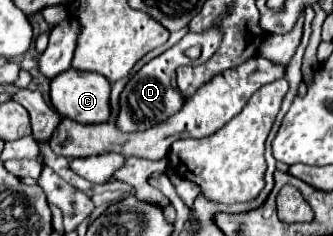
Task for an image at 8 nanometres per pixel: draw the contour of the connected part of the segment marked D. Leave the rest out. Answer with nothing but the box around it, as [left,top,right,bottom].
[116,28,222,132]

